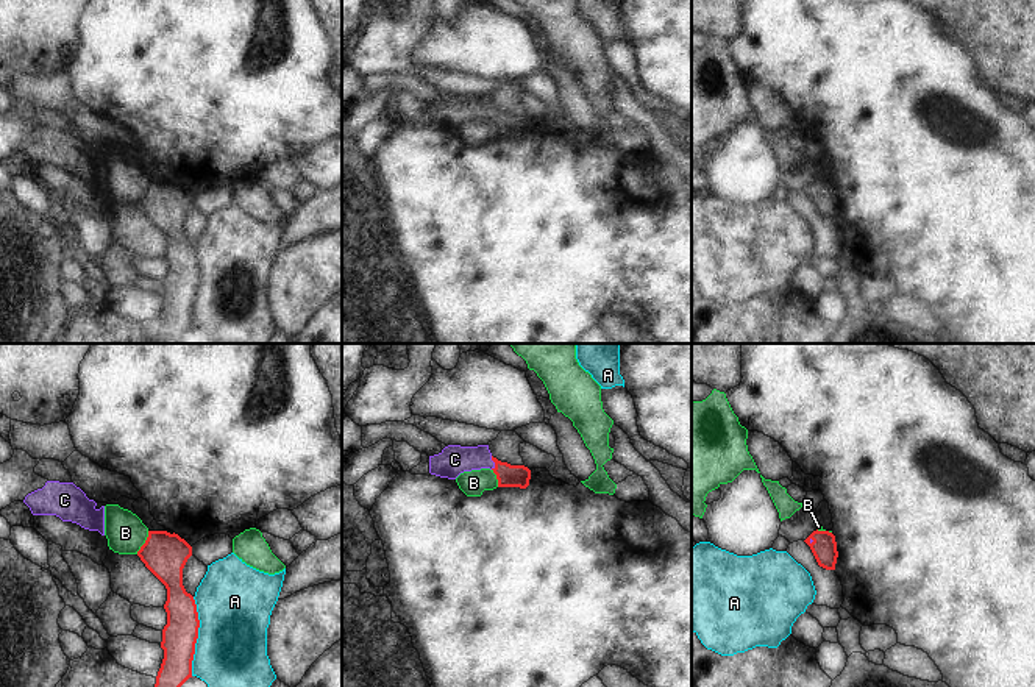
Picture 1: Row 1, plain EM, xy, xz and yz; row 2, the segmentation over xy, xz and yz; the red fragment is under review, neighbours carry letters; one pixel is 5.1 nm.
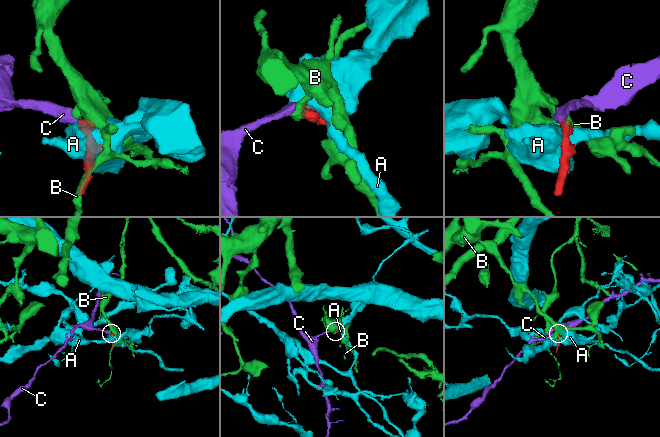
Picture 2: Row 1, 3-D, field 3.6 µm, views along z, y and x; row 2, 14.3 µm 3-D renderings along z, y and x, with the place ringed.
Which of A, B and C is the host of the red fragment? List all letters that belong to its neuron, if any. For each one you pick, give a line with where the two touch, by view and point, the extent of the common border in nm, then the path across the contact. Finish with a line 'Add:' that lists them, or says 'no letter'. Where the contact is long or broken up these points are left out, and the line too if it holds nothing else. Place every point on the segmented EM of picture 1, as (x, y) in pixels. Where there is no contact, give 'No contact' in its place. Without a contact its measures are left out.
C: Touches red at xz (494, 461). Shared border 70 nm. Path across: xz (508, 475), (494, 461), (455, 459)
Add: C

